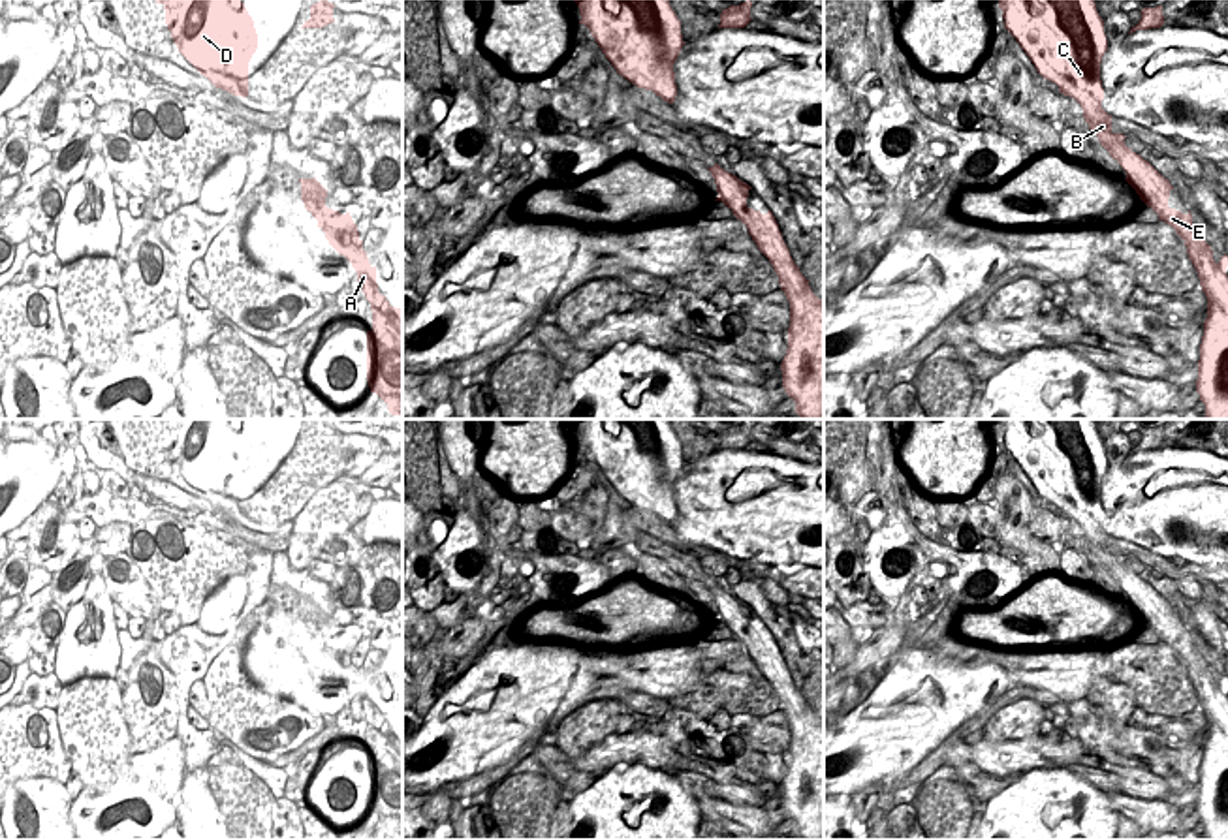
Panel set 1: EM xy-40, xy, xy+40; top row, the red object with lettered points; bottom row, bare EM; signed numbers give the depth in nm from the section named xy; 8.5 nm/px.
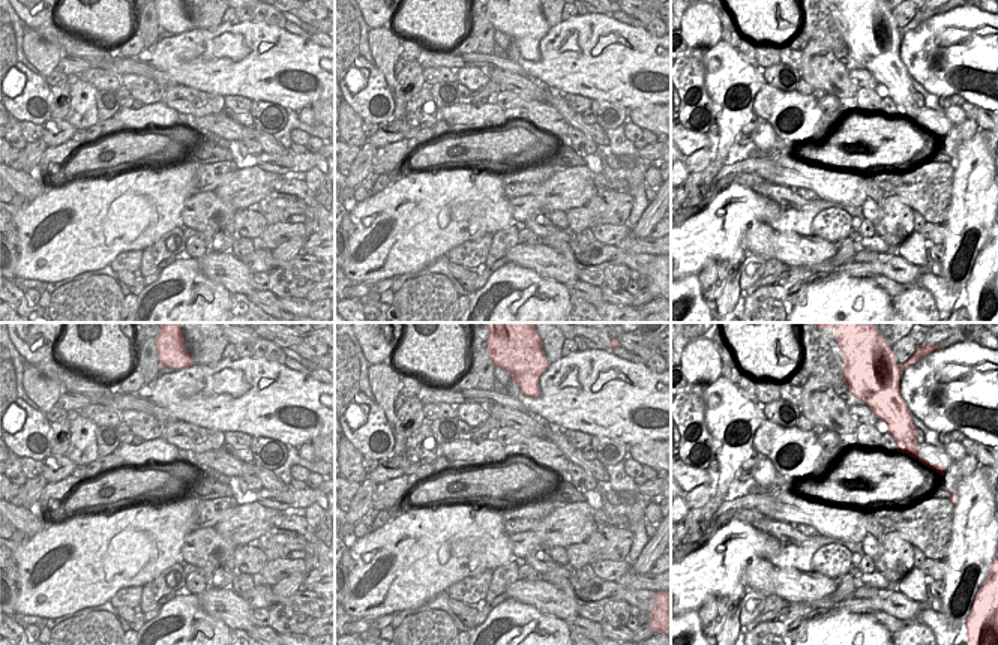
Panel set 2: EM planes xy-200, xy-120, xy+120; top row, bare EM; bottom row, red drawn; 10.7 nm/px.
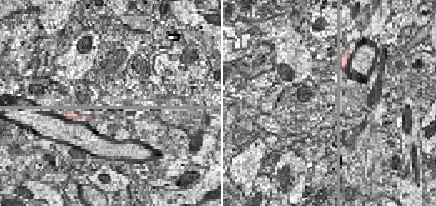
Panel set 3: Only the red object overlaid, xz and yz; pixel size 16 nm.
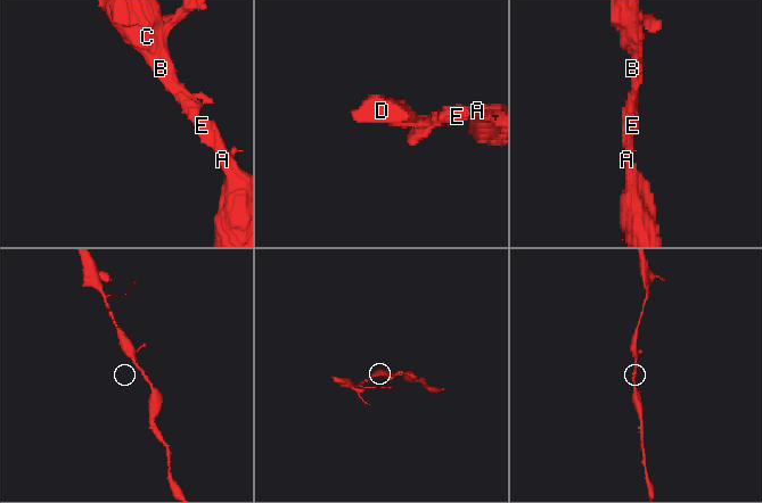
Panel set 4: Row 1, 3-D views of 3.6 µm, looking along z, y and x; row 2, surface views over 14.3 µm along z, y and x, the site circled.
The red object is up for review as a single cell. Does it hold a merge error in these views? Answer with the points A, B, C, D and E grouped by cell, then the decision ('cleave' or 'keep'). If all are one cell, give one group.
A B C D E | keep

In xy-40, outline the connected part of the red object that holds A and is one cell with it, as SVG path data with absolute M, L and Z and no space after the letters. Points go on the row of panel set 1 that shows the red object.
M299 179L305 209L318 220L329 244L344 256L357 272L372 310L372 329L367 331L367 381L391 415L402 413L402 310L389 304L378 291L376 267L369 263L363 241L350 212L325 207L327 190L314 179Z

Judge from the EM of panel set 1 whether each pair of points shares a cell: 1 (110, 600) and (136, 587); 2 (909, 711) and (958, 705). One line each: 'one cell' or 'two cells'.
1: two cells
2: one cell

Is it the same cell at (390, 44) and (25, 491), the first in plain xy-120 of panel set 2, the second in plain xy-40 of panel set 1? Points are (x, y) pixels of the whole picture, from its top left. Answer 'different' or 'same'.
different

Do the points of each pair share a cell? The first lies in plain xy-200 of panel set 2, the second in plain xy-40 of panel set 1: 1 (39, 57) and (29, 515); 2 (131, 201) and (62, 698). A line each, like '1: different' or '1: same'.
1: different
2: same

